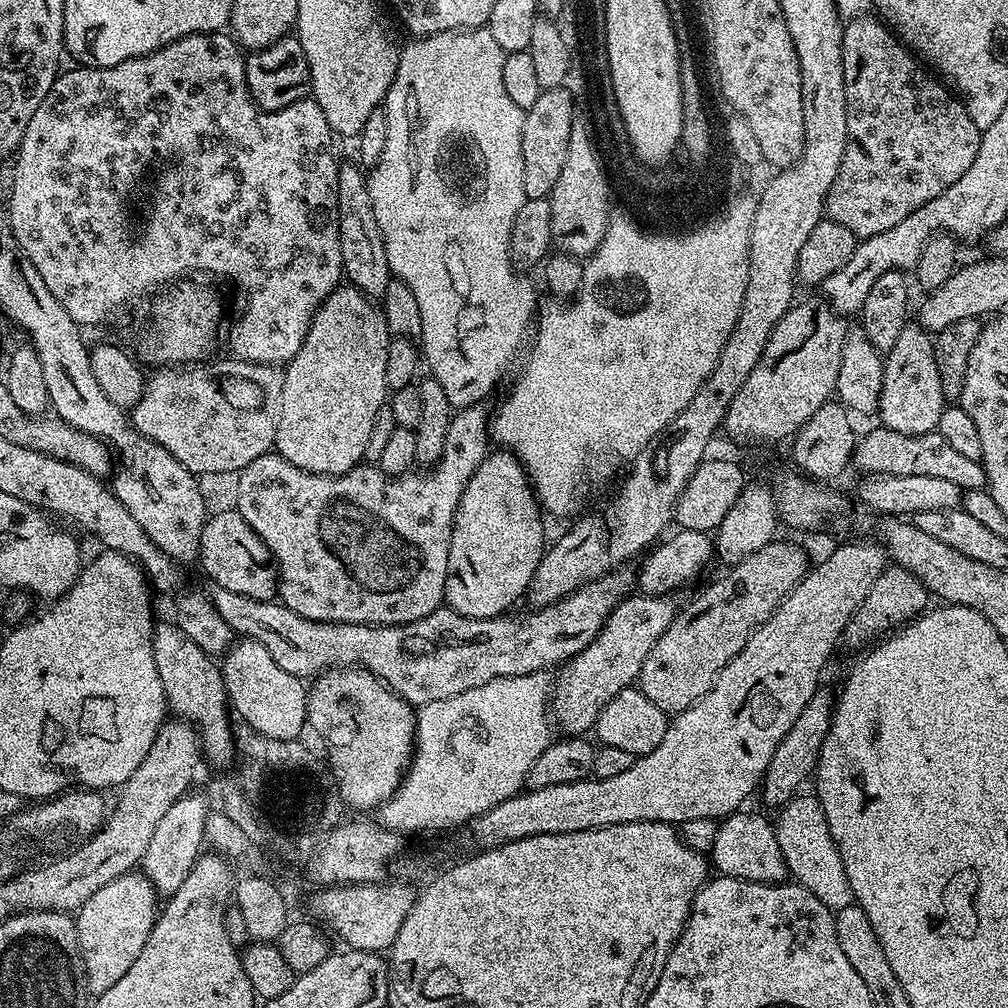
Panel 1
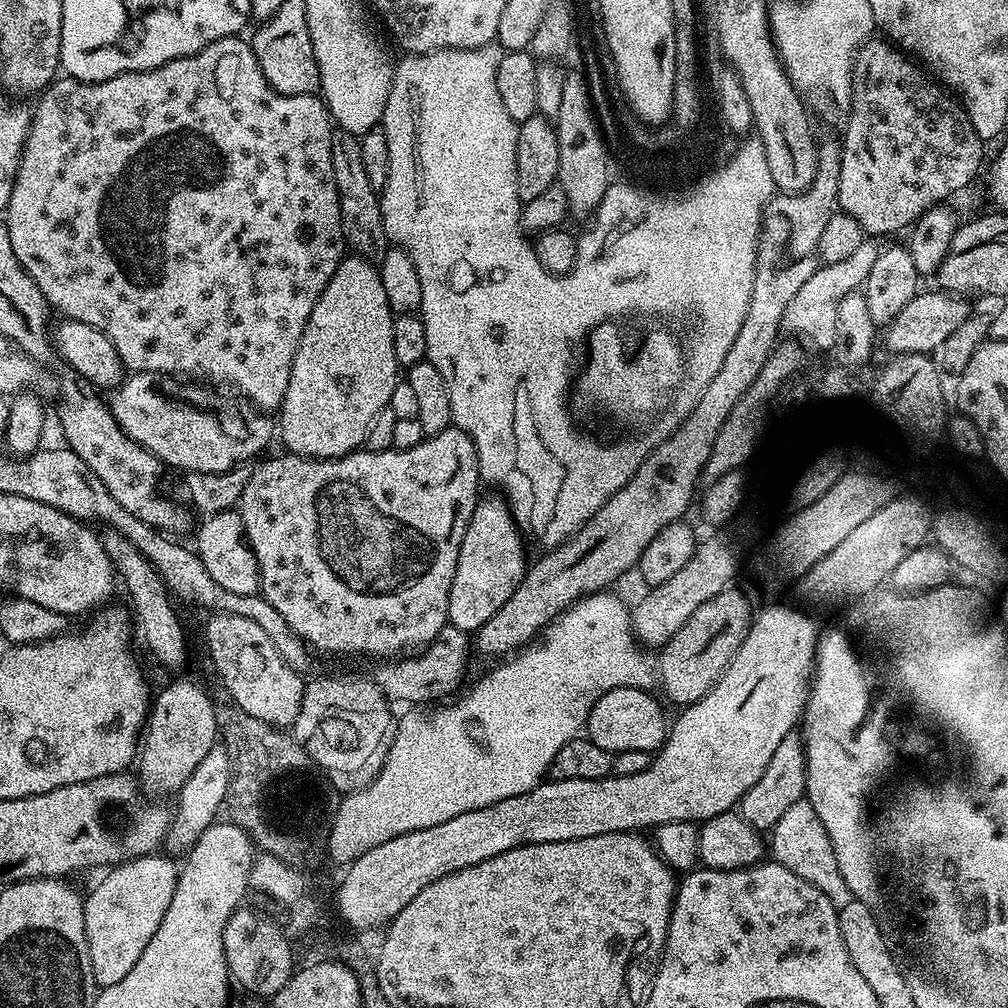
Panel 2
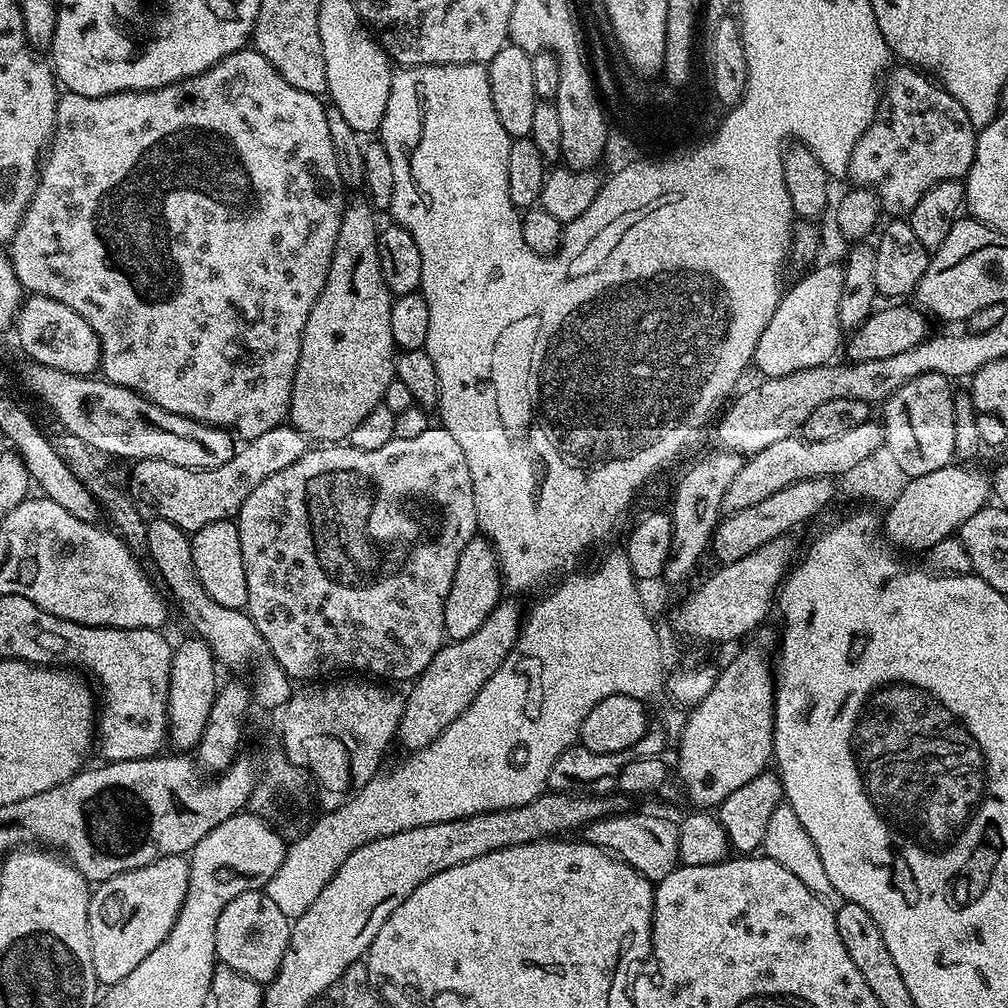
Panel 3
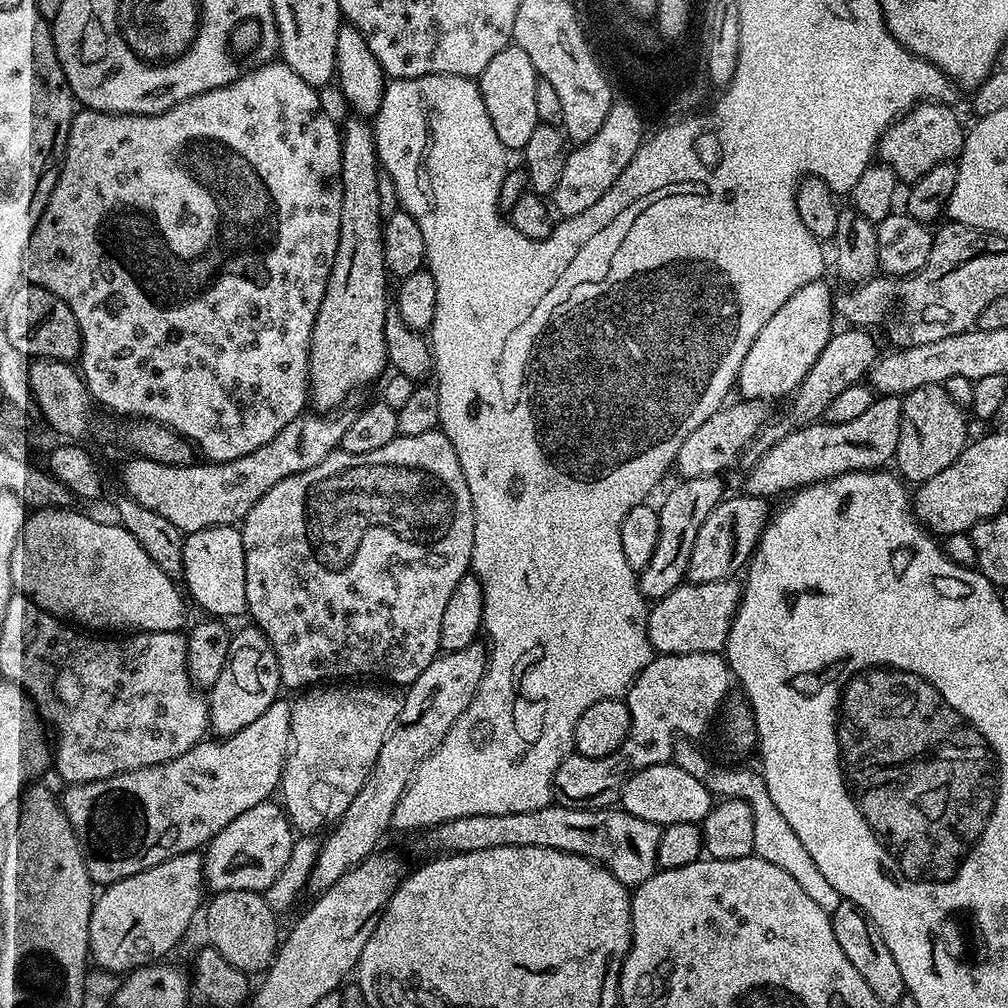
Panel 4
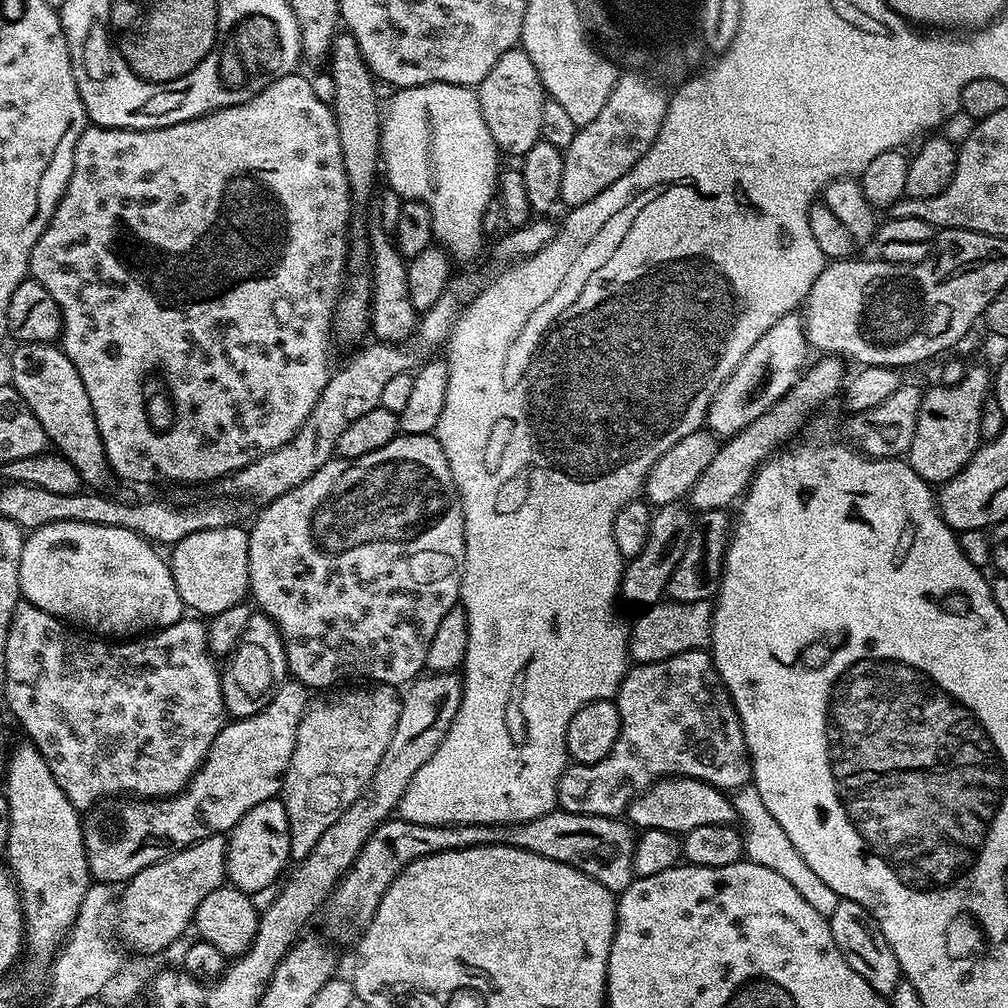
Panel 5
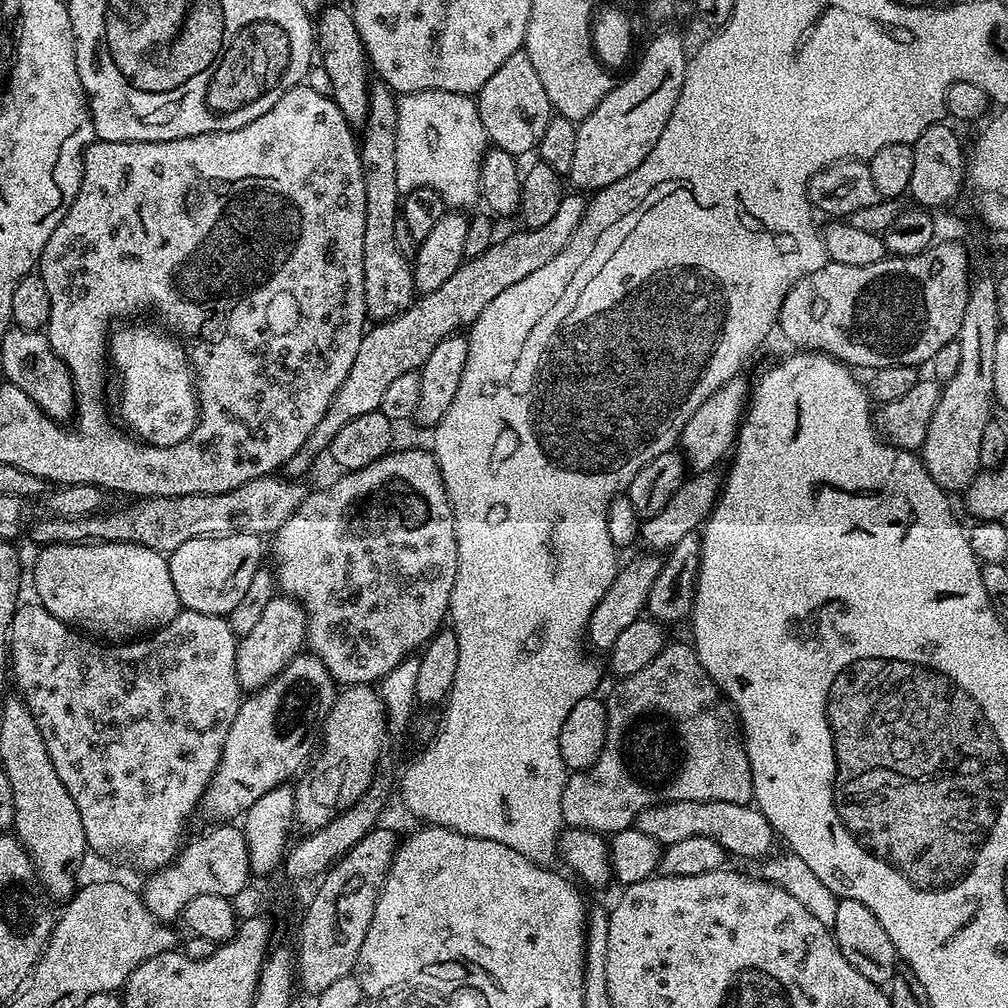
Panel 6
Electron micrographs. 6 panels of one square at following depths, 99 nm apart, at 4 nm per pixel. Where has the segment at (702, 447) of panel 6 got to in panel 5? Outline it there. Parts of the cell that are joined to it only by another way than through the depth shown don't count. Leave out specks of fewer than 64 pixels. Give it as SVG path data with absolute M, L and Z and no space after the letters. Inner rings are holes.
M796 314L778 318L778 322L774 322L774 326L770 326L770 330L766 330L750 350L746 350L746 358L738 362L730 378L726 378L714 394L706 417L707 431L717 438L727 438L750 426L754 418L766 414L766 410L770 410L774 402L782 399L799 380L808 355L810 349L804 337L803 319Z

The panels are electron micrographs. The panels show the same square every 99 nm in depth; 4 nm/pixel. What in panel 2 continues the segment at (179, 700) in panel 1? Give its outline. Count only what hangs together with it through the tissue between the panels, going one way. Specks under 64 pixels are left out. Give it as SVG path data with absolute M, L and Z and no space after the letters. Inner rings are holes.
M107 526L101 527L98 532L100 545L108 556L109 562L117 575L122 578L122 588L128 591L132 599L130 612L140 623L140 632L144 635L144 644L156 655L156 660L164 668L180 668L188 660L188 640L184 637L184 628L180 625L180 616L176 613L177 605L170 595L168 587L156 573L156 567L140 553L138 546L130 543L130 538L118 534L118 530Z

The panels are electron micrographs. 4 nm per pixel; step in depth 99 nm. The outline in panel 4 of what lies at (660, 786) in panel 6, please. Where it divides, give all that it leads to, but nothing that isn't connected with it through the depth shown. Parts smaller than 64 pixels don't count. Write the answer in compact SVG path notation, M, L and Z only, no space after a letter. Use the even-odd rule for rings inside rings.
M719 652L657 655L630 685L631 695L652 696L652 700L640 700L631 705L632 721L626 742L622 742L617 752L602 758L586 758L579 754L566 757L552 779L553 801L563 808L613 807L632 773L646 770L646 766L669 763L679 736L697 738L711 726L712 719L715 716L717 719L729 699L728 680L728 661Z

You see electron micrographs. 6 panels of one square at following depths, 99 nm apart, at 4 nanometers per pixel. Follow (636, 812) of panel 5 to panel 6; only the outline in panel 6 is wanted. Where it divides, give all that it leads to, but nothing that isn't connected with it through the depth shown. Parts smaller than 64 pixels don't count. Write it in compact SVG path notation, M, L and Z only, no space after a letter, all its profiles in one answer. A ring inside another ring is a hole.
M670 802L644 808L638 814L635 828L642 834L650 834L661 846L683 842L686 838L714 838L724 847L725 853L745 856L748 860L759 861L773 851L774 833L771 822L759 808L734 802Z

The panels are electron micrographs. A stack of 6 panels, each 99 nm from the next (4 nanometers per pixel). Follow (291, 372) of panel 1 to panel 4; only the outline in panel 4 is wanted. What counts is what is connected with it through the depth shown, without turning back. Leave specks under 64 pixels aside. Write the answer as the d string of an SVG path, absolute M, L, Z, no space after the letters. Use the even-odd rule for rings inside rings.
M349 115L342 124L340 137L342 150L342 214L338 234L338 254L326 282L326 294L312 331L308 355L308 395L313 409L328 414L336 408L355 388L379 381L389 367L384 337L384 318L390 311L389 273L384 267L384 226L378 206L378 178L382 175L380 158L376 154L376 134L367 119Z

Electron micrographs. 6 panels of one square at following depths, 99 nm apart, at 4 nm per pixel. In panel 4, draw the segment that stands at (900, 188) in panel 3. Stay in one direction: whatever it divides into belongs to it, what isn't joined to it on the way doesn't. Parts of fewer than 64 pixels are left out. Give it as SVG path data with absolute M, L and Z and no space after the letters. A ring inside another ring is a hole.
M925 102L911 108L884 132L878 149L879 163L894 170L897 181L911 182L922 178L926 170L955 161L964 148L965 125L960 125L956 112L944 102Z

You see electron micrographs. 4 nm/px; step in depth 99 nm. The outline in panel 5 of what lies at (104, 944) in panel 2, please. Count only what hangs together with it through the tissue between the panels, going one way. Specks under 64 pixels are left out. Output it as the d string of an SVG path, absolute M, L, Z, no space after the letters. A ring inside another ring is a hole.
M211 836L134 874L118 896L119 939L123 943L125 940L136 954L162 951L190 928L202 898L225 883L227 863L227 839Z

